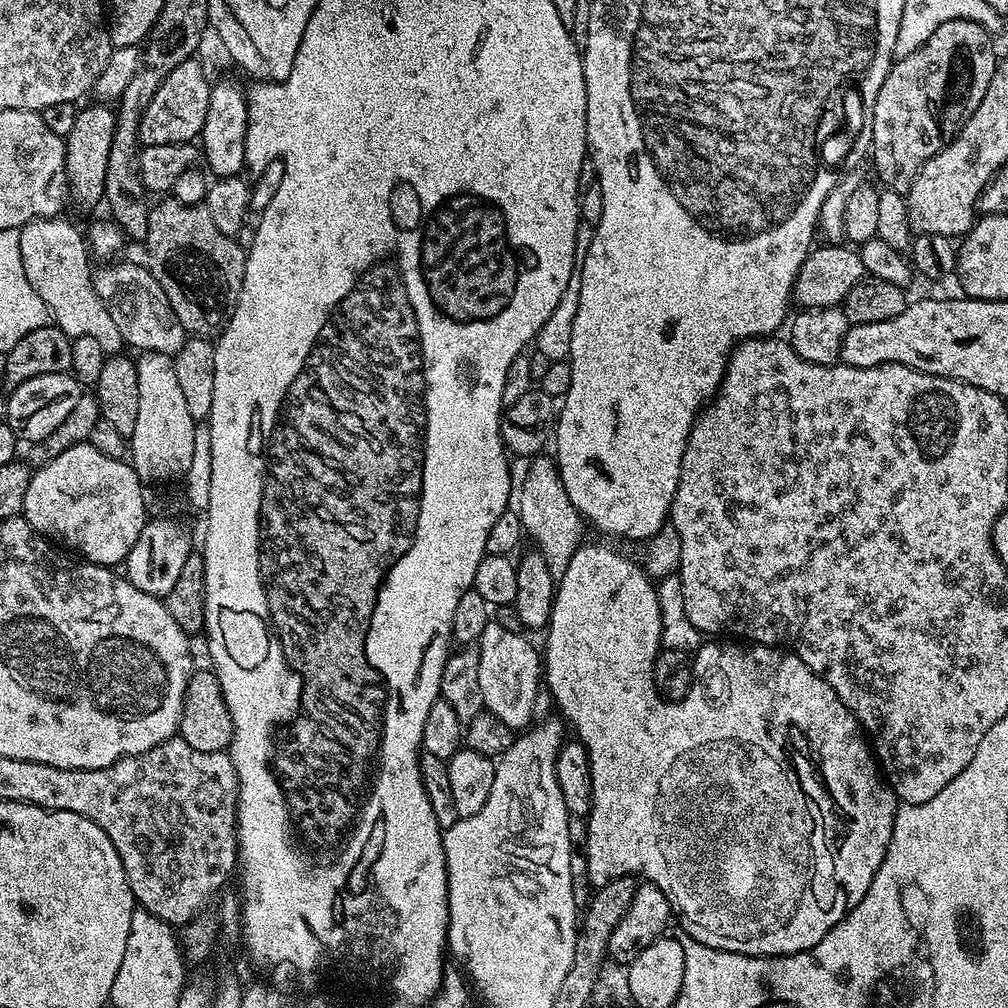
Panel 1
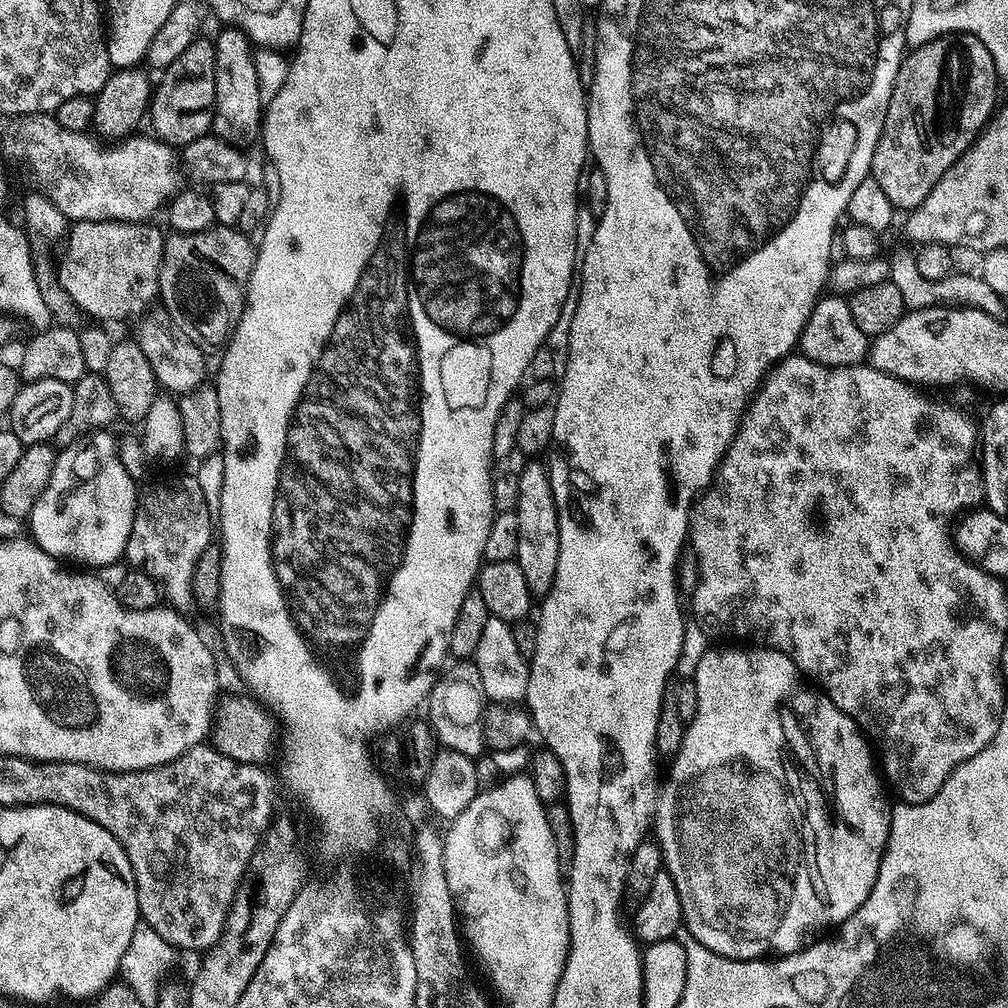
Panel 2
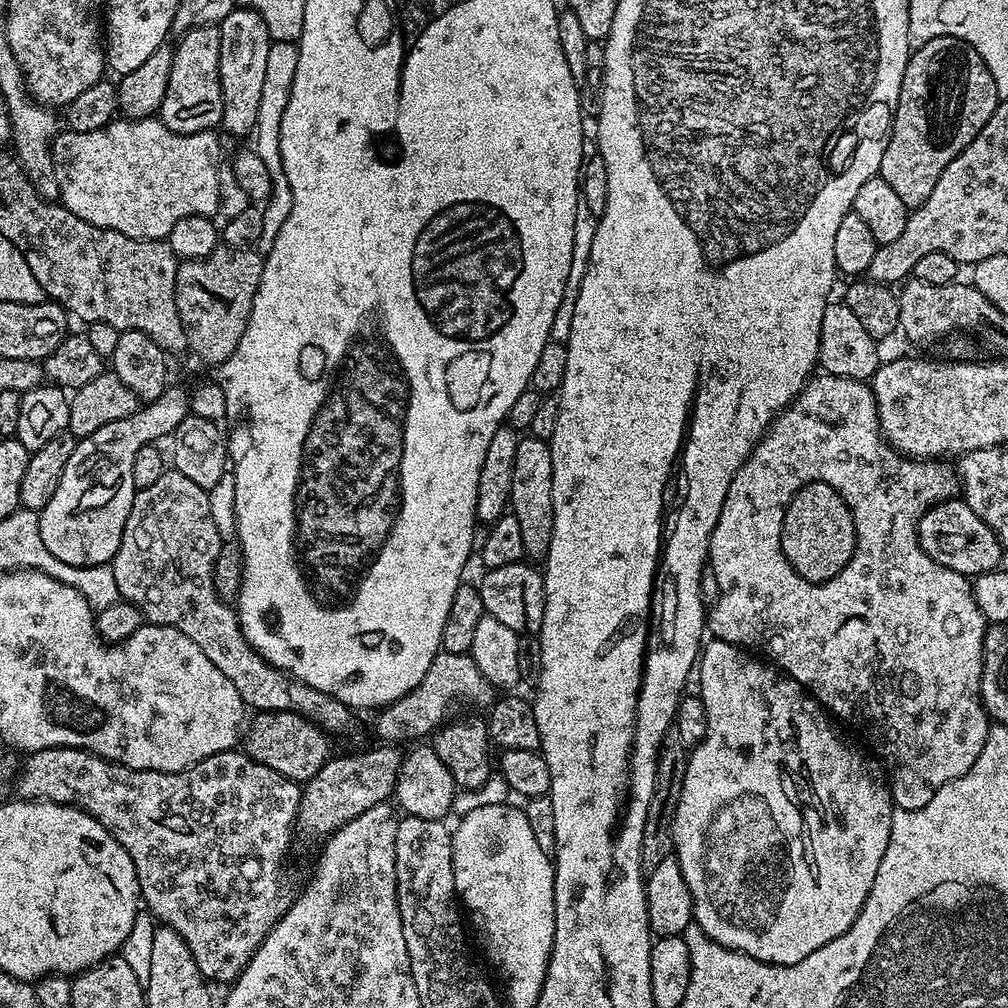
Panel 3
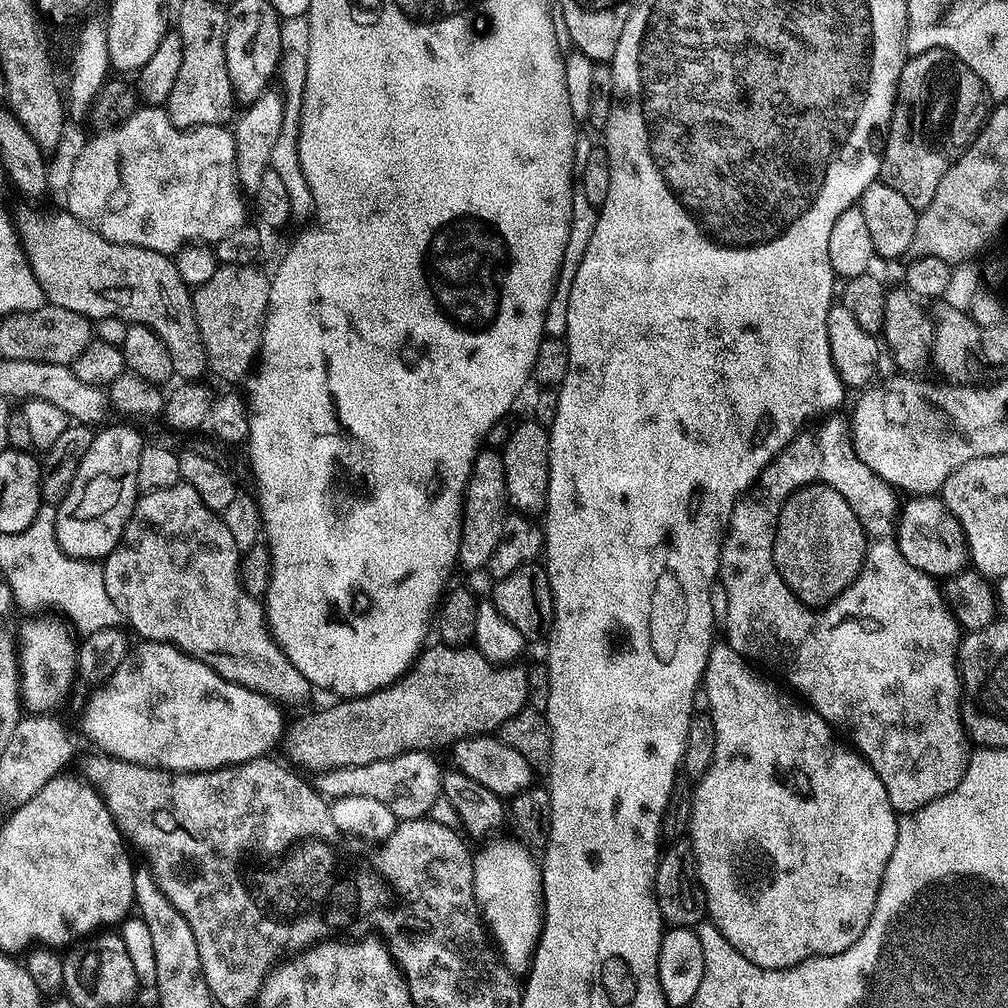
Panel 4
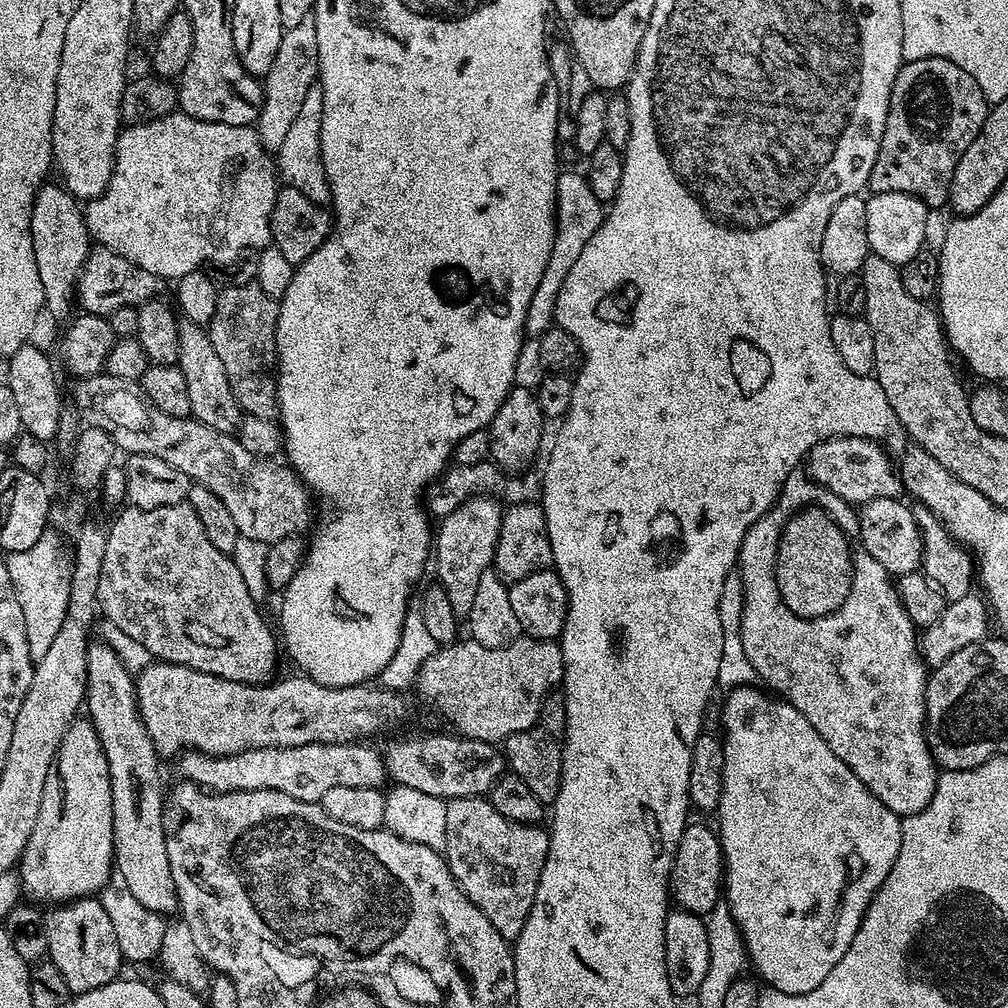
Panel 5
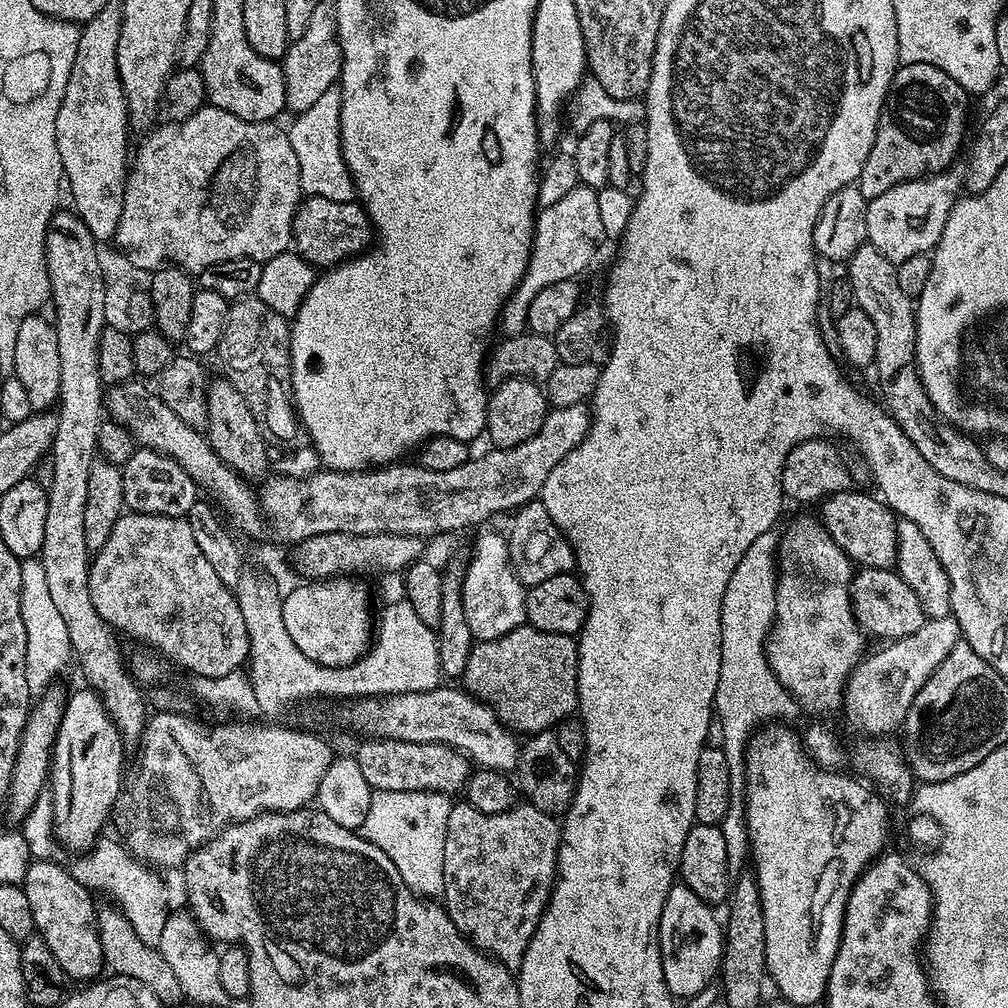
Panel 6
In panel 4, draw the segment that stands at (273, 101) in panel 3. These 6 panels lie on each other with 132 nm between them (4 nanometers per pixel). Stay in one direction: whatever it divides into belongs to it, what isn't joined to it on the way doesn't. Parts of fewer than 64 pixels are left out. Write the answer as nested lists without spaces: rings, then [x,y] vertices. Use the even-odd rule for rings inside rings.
[[[287,51],[278,69],[278,80],[281,80],[282,95],[284,97],[284,113],[282,114],[282,131],[274,141],[274,150],[270,153],[270,170],[278,174],[282,186],[286,186],[286,198],[290,198],[292,220],[311,221],[316,214],[314,193],[310,191],[310,182],[306,182],[306,174],[302,174],[302,158],[298,158],[298,136],[300,134],[300,119],[302,118],[302,102],[306,90],[306,62],[307,55],[303,51]]]

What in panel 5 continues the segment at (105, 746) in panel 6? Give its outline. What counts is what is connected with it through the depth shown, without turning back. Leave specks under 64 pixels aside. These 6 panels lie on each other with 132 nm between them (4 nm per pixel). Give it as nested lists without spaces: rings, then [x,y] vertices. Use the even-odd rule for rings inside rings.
[[[77,719],[64,734],[52,772],[46,778],[38,822],[34,822],[34,830],[18,861],[21,893],[32,902],[67,902],[95,897],[114,873],[110,766],[106,766],[106,754],[98,742],[98,734],[92,729],[91,719],[83,719]]]

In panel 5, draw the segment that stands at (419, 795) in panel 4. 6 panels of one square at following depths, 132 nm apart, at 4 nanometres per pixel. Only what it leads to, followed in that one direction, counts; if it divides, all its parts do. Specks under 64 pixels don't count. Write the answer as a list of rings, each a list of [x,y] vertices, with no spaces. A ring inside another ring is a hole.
[[[349,742],[346,744],[307,744],[293,748],[252,748],[249,752],[239,752],[237,756],[219,761],[219,774],[215,779],[213,789],[216,790],[278,790],[282,794],[290,794],[290,798],[298,798],[302,802],[317,803],[328,790],[335,787],[366,787],[383,789],[386,781],[384,757],[379,751],[367,748],[364,742]]]

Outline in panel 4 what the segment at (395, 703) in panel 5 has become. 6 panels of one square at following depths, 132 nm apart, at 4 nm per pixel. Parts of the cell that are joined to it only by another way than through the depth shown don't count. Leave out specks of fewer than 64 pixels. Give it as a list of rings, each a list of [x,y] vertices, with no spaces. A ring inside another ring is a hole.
[[[156,640],[140,642],[129,651],[128,657],[114,670],[114,674],[92,696],[88,710],[84,714],[84,732],[97,744],[101,753],[115,756],[117,760],[129,760],[131,764],[140,764],[144,768],[162,768],[165,772],[209,772],[215,768],[228,768],[232,764],[241,764],[258,760],[269,755],[268,752],[276,743],[283,741],[286,736],[286,723],[284,724],[285,709],[269,696],[262,695],[249,688],[238,686],[226,678],[222,678],[213,668],[206,666],[201,660],[187,656],[180,648],[173,644],[160,644]]]

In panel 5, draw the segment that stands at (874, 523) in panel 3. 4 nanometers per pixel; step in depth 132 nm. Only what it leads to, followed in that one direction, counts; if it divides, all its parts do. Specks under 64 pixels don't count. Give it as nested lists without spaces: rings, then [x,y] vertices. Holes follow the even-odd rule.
[[[797,470],[789,474],[784,483],[784,487],[780,490],[780,496],[776,500],[776,503],[773,504],[770,511],[762,518],[758,518],[758,522],[754,522],[750,526],[750,530],[746,534],[746,538],[740,547],[738,575],[742,582],[742,590],[744,591],[742,622],[740,623],[742,650],[746,650],[746,658],[750,658],[750,666],[754,666],[757,677],[759,677],[761,681],[764,679],[765,682],[769,684],[767,687],[771,689],[777,697],[787,700],[789,704],[793,704],[793,706],[804,715],[806,722],[810,722],[810,726],[814,726],[814,730],[818,730],[818,734],[822,734],[826,746],[830,746],[830,750],[834,750],[834,754],[838,754],[838,758],[842,758],[842,762],[846,762],[846,766],[850,766],[850,770],[854,770],[856,777],[858,777],[895,816],[901,818],[913,816],[928,805],[930,798],[934,798],[936,777],[938,775],[936,759],[932,756],[932,751],[928,749],[928,737],[926,735],[926,725],[924,722],[924,699],[926,698],[926,692],[928,690],[930,668],[921,655],[917,625],[913,624],[910,614],[904,609],[904,603],[900,601],[897,585],[890,579],[889,573],[884,571],[884,567],[874,559],[867,561],[868,568],[857,567],[855,569],[852,577],[852,589],[846,598],[846,602],[842,602],[842,606],[839,610],[832,612],[829,616],[819,616],[817,620],[804,620],[801,616],[796,616],[785,606],[780,597],[778,582],[776,581],[776,548],[780,544],[780,532],[784,529],[785,522],[792,517],[792,513],[799,512],[801,508],[809,506],[819,506],[823,508],[824,511],[841,526],[849,526],[848,524],[855,525],[858,520],[857,509],[849,504],[848,501],[843,500],[838,494],[834,494],[830,489],[824,488],[821,484],[816,483],[811,476],[805,474],[803,471]]]

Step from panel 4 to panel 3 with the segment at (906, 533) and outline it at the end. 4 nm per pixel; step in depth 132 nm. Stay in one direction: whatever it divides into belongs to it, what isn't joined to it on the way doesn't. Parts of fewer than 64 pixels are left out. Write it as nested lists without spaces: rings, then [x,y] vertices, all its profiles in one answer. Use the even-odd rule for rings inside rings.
[[[963,498],[944,500],[932,507],[920,520],[918,538],[920,549],[934,558],[934,562],[969,578],[980,576],[983,572],[997,571],[1001,567],[1000,559],[1006,556],[996,532],[990,530],[990,526],[986,526],[974,510],[970,510]]]

